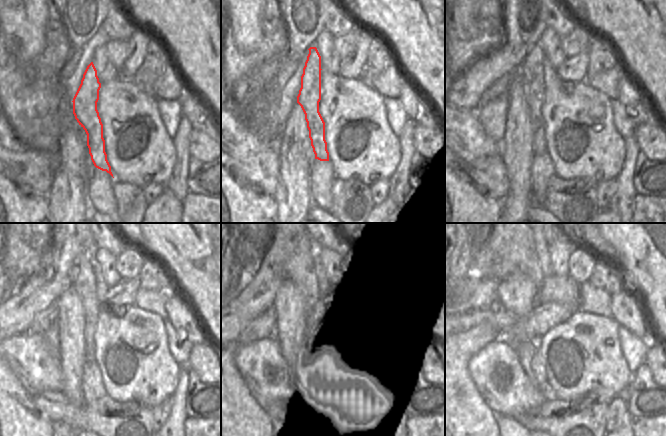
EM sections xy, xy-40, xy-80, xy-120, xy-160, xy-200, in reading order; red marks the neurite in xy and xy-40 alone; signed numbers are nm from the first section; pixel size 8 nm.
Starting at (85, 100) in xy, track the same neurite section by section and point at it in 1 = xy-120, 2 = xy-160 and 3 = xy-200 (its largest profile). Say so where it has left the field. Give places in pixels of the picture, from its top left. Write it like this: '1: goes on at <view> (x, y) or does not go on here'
1: goes on at xy-120 (83, 276)
2: goes on at xy-160 (300, 265)
3: goes on at xy-200 (511, 249)

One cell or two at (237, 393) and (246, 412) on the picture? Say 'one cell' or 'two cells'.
one cell

